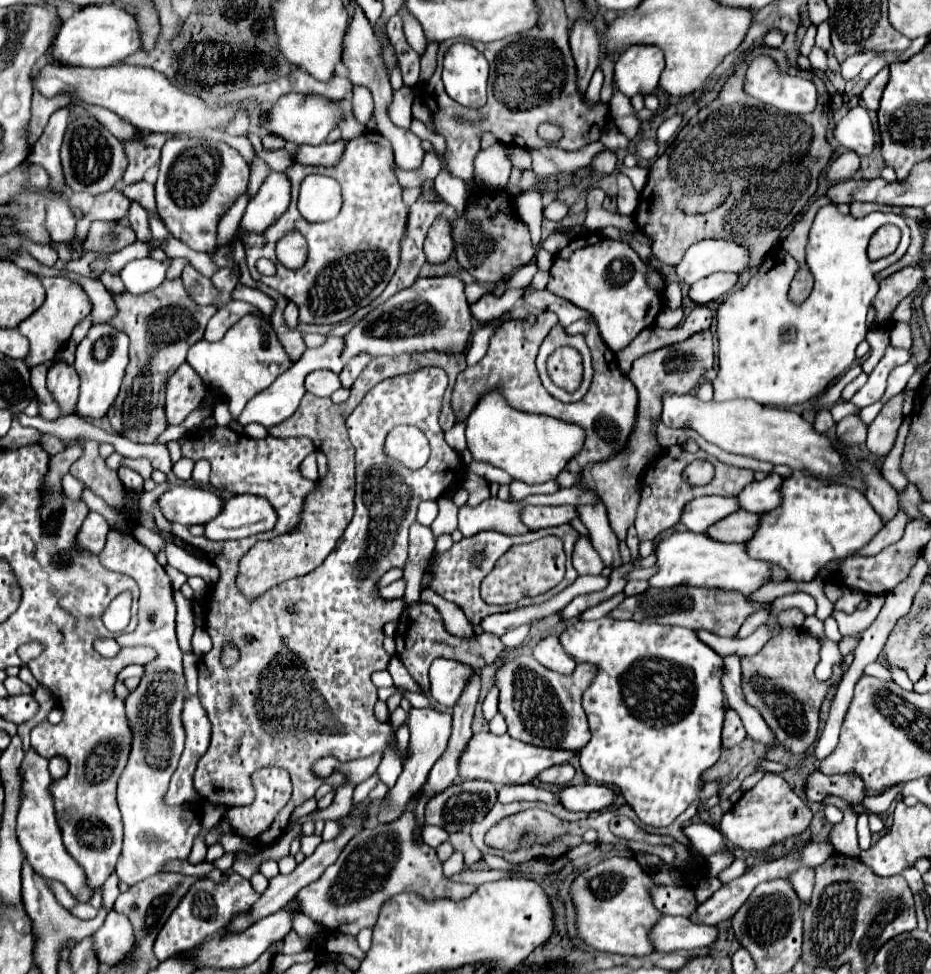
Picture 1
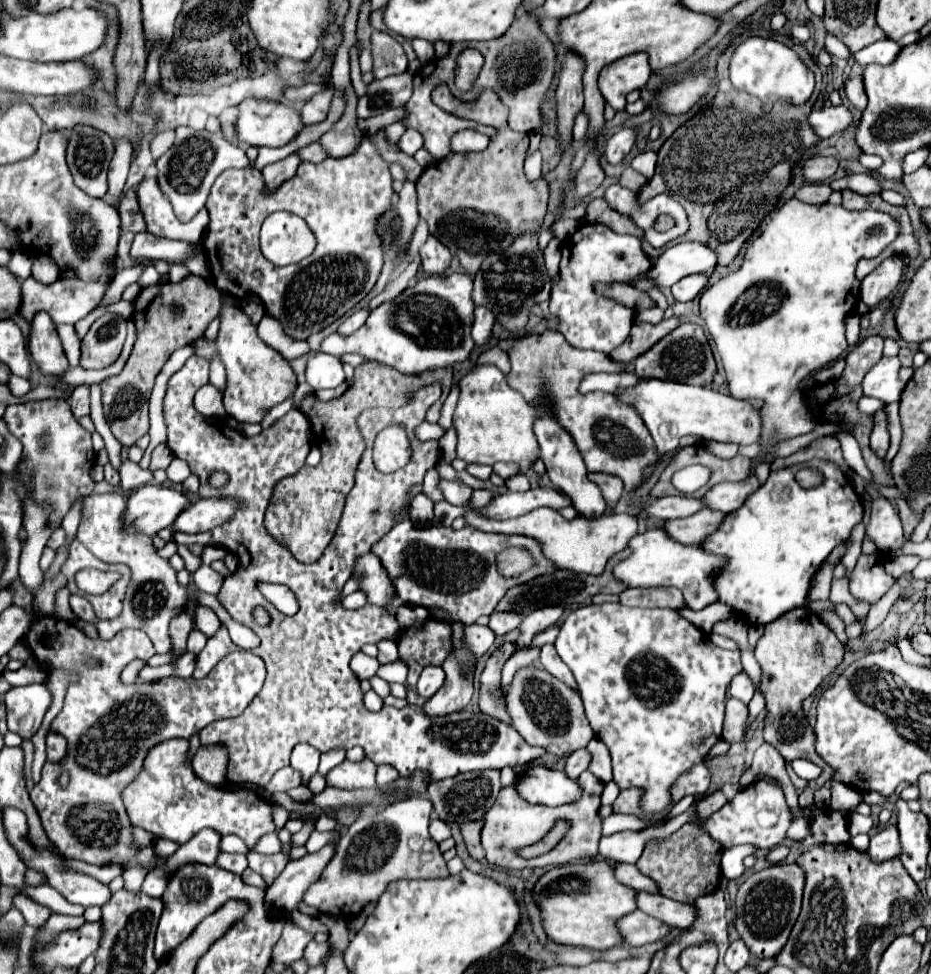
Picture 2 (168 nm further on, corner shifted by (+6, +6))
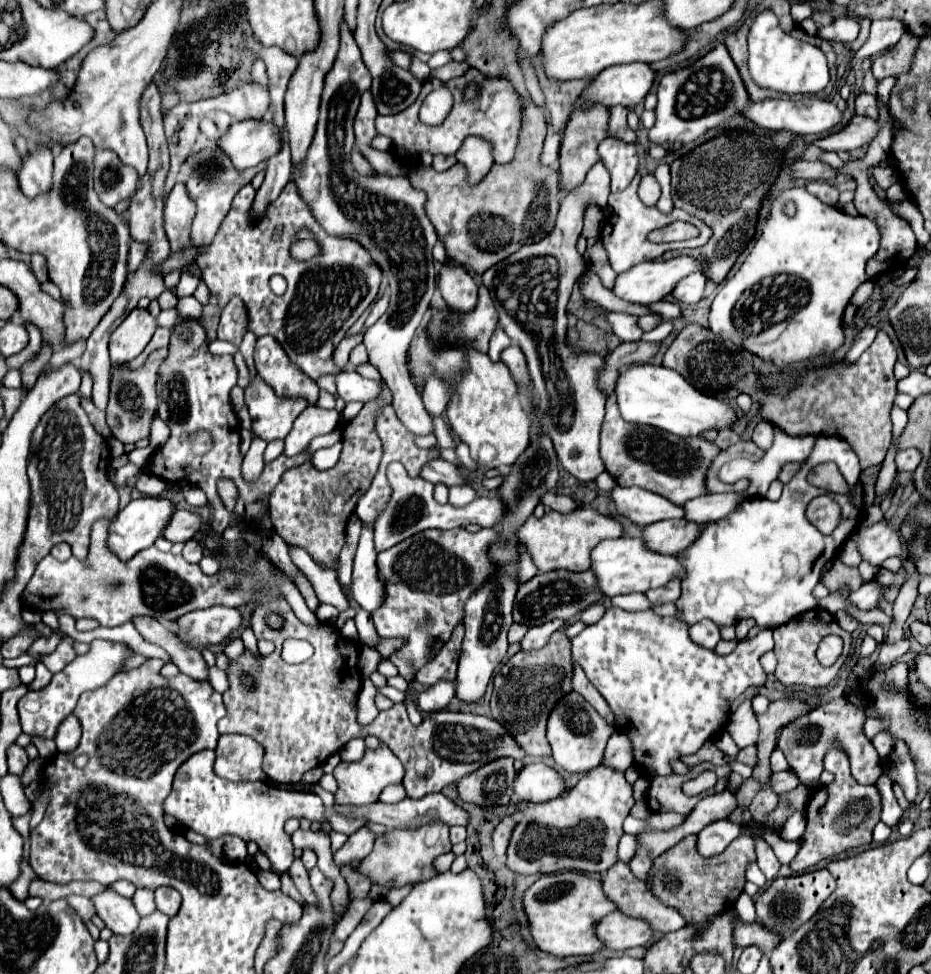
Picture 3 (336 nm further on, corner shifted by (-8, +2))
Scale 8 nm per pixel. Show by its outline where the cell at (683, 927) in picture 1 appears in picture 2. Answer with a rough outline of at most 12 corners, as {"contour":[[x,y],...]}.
{"contour":[[636,909],[618,921],[622,943],[646,945],[670,927]]}

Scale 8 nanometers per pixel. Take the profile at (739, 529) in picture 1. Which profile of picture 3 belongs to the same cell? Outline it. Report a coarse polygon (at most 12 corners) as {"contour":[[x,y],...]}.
{"contour":[[686,519],[652,523],[644,541],[666,555],[680,555],[704,531]]}

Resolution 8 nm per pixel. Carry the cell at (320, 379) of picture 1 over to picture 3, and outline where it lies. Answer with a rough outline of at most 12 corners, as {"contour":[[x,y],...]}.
{"contour":[[354,369],[336,375],[338,395],[348,401],[370,401],[380,381],[370,381]]}

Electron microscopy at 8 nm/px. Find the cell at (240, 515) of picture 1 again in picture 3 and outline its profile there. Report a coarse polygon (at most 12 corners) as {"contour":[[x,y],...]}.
{"contour":[[176,511],[162,537],[190,541],[202,527],[194,511]]}

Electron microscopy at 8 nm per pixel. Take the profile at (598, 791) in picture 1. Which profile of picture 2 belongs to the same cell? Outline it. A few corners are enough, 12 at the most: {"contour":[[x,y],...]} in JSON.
{"contour":[[532,765],[514,789],[532,805],[564,805],[580,785],[564,771]]}

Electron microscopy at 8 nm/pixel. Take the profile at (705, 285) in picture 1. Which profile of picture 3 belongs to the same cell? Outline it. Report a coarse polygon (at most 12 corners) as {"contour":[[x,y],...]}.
{"contour":[[694,273],[676,285],[672,295],[686,305],[704,297],[706,277]]}

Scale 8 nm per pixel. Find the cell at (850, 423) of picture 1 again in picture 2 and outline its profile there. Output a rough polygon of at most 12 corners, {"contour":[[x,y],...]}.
{"contour":[[834,437],[814,439],[808,447],[776,459],[770,469],[810,461],[812,457],[834,461],[844,473],[850,467],[842,459]]}

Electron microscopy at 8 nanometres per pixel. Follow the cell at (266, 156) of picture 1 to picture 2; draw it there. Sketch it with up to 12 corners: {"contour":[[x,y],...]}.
{"contour":[[318,141],[300,149],[304,161],[320,163],[326,159],[326,149]]}

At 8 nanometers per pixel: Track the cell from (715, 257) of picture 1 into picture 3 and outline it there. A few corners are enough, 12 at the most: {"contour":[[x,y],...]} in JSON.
{"contour":[[680,255],[618,275],[614,295],[654,303],[706,263]]}

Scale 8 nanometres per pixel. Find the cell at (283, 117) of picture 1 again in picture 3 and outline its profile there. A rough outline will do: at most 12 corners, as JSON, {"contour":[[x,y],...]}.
{"contour":[[272,121],[230,125],[218,145],[238,169],[282,149],[284,129]]}

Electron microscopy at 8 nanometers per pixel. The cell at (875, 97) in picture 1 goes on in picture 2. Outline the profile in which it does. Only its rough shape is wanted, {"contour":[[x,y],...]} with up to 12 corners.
{"contour":[[862,77],[846,81],[846,99],[856,109],[864,109],[868,97]]}

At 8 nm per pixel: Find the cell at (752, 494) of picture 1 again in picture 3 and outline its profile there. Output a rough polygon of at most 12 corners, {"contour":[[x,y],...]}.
{"contour":[[740,493],[702,495],[684,503],[688,521],[724,519],[746,497]]}

